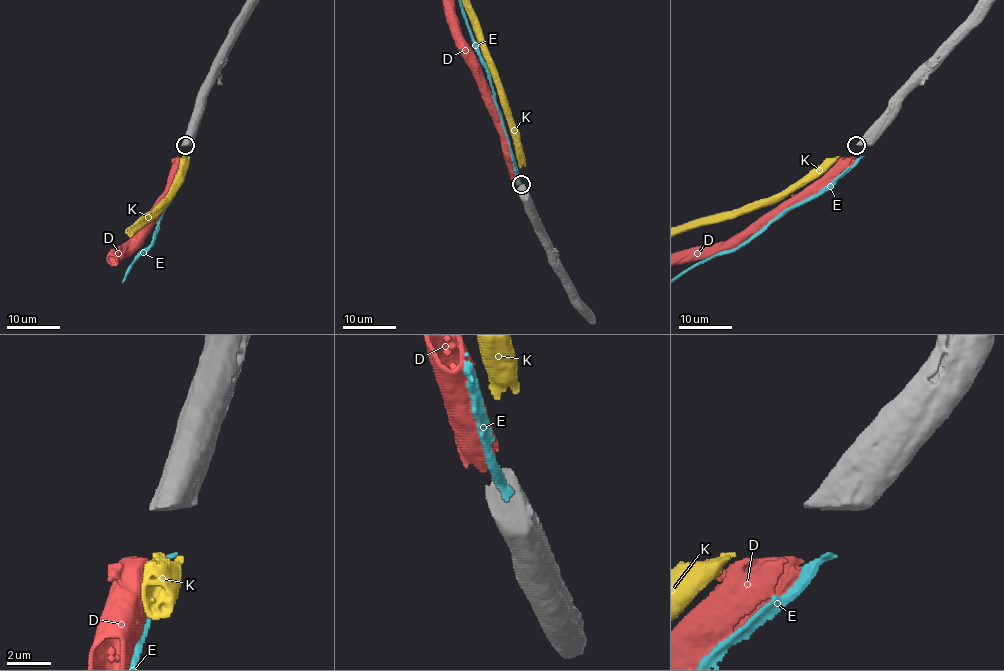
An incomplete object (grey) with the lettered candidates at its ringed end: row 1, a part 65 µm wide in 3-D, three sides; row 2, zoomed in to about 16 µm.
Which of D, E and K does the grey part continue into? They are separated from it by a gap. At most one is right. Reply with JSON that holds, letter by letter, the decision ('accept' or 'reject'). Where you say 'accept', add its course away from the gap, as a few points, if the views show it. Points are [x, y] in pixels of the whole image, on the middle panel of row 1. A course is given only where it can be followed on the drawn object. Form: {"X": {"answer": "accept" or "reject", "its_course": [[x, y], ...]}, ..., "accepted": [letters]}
{"D": {"answer": "accept"}, "E": {"answer": "reject"}, "K": {"answer": "reject"}, "accepted": ["D"]}

